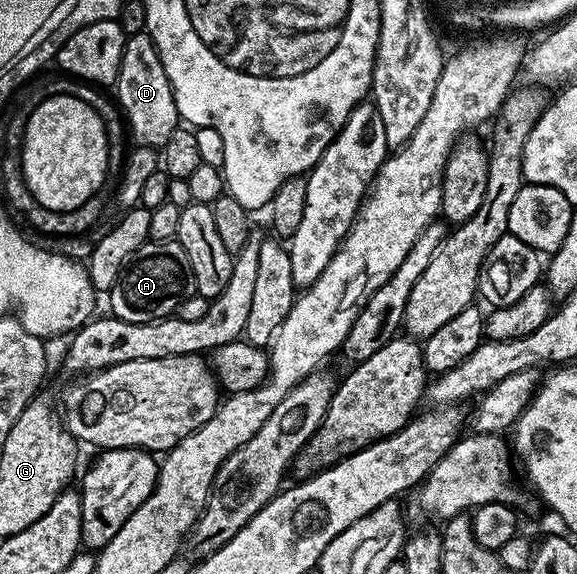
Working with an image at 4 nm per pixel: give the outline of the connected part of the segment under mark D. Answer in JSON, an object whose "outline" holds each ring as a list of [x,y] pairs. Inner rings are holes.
{"outline":[[[149,34],[126,37],[116,90],[115,101],[125,119],[128,137],[139,146],[165,146],[167,140],[171,140],[171,132],[178,130],[179,119],[171,80],[167,80],[167,72],[163,72],[163,60],[159,60],[159,52]]]}

